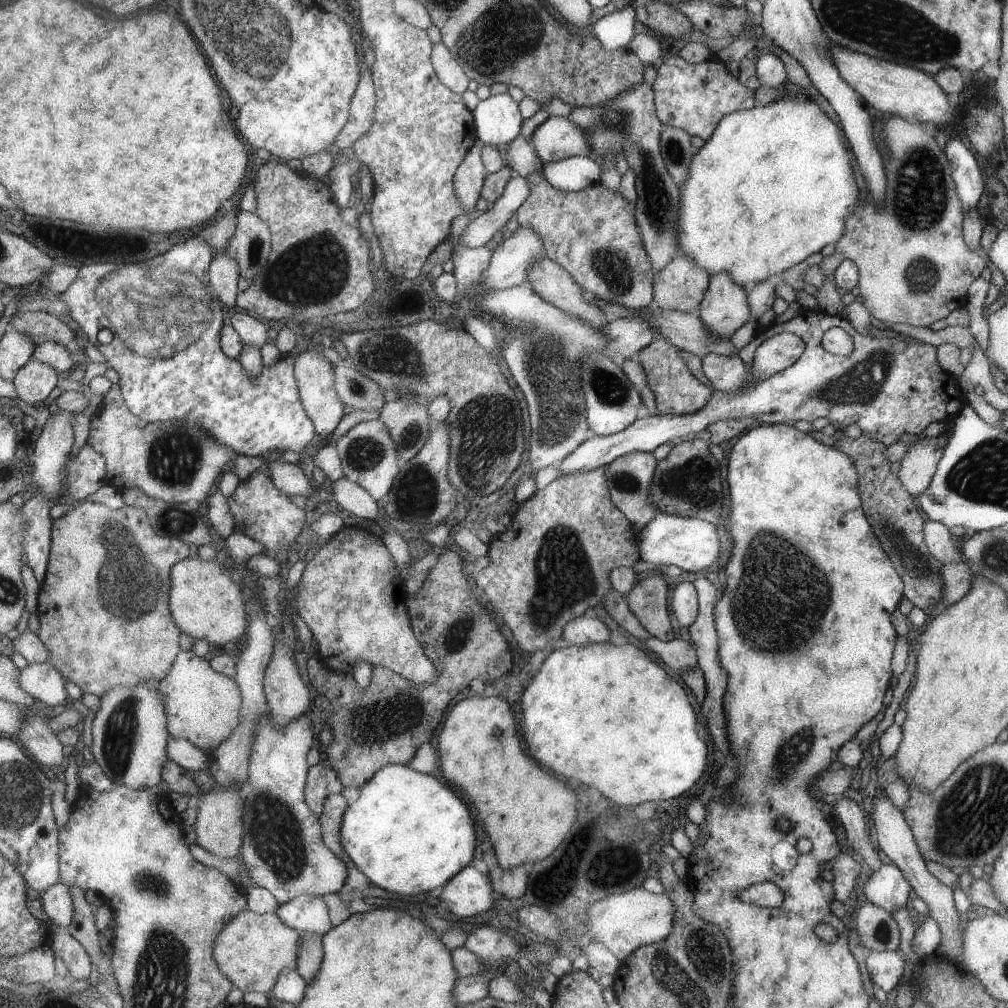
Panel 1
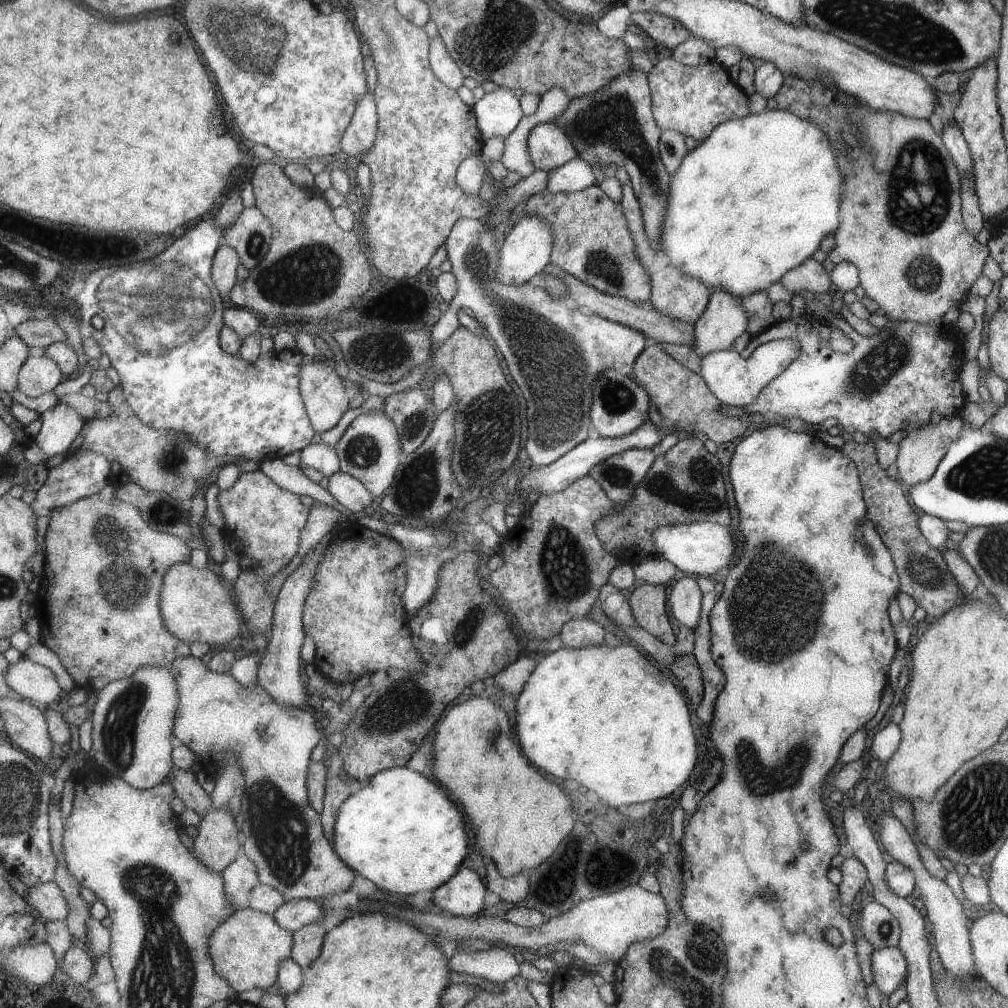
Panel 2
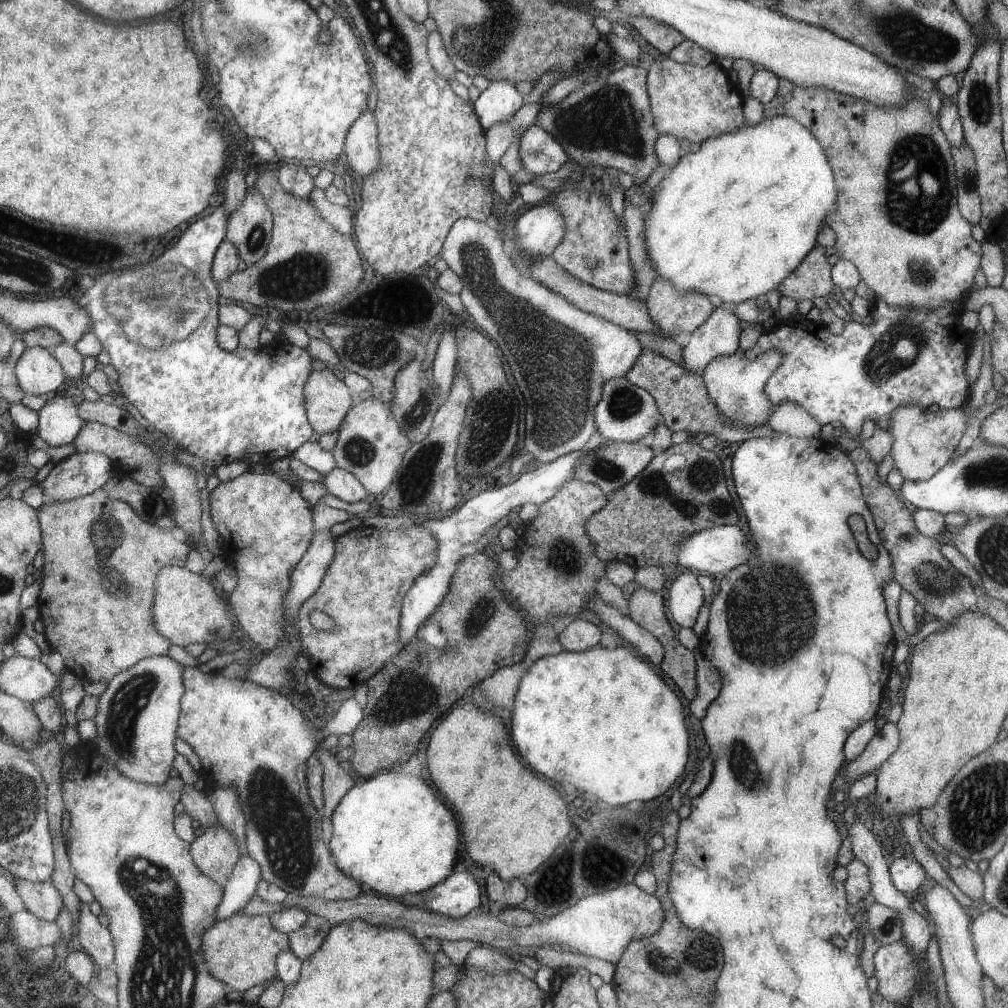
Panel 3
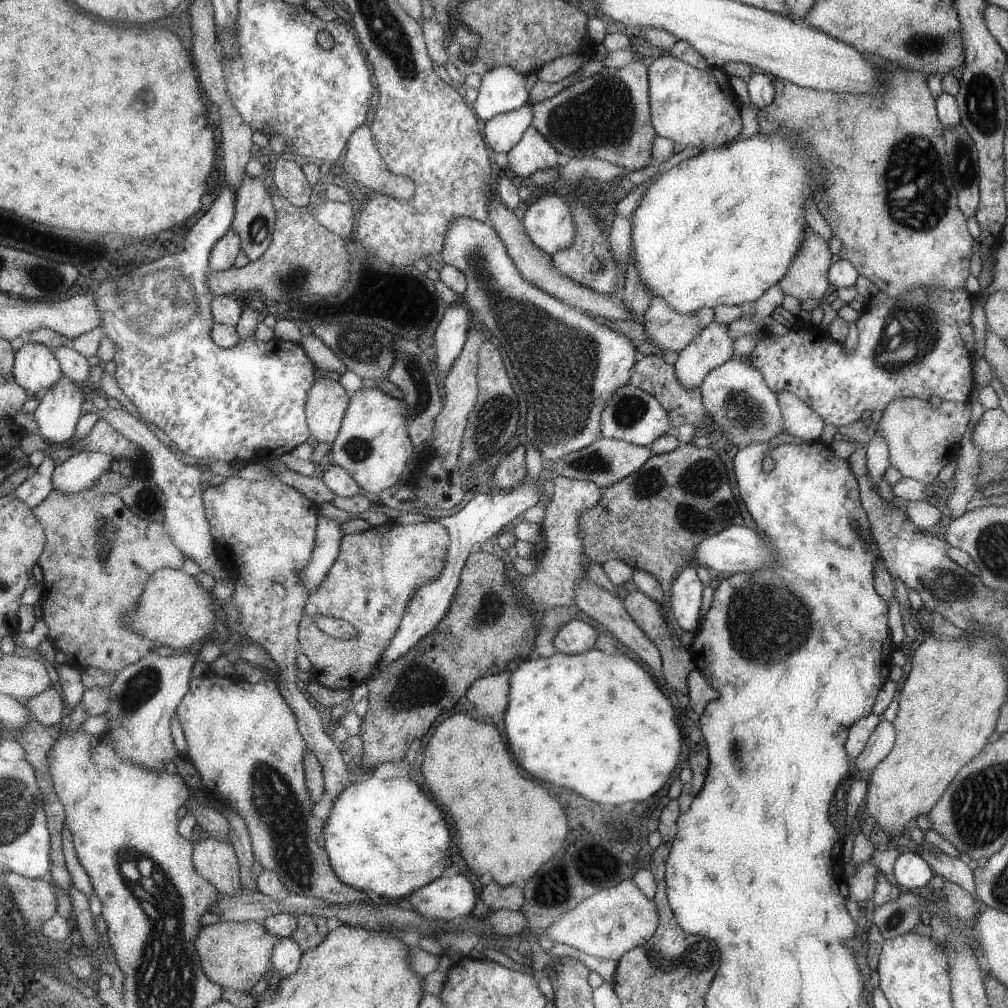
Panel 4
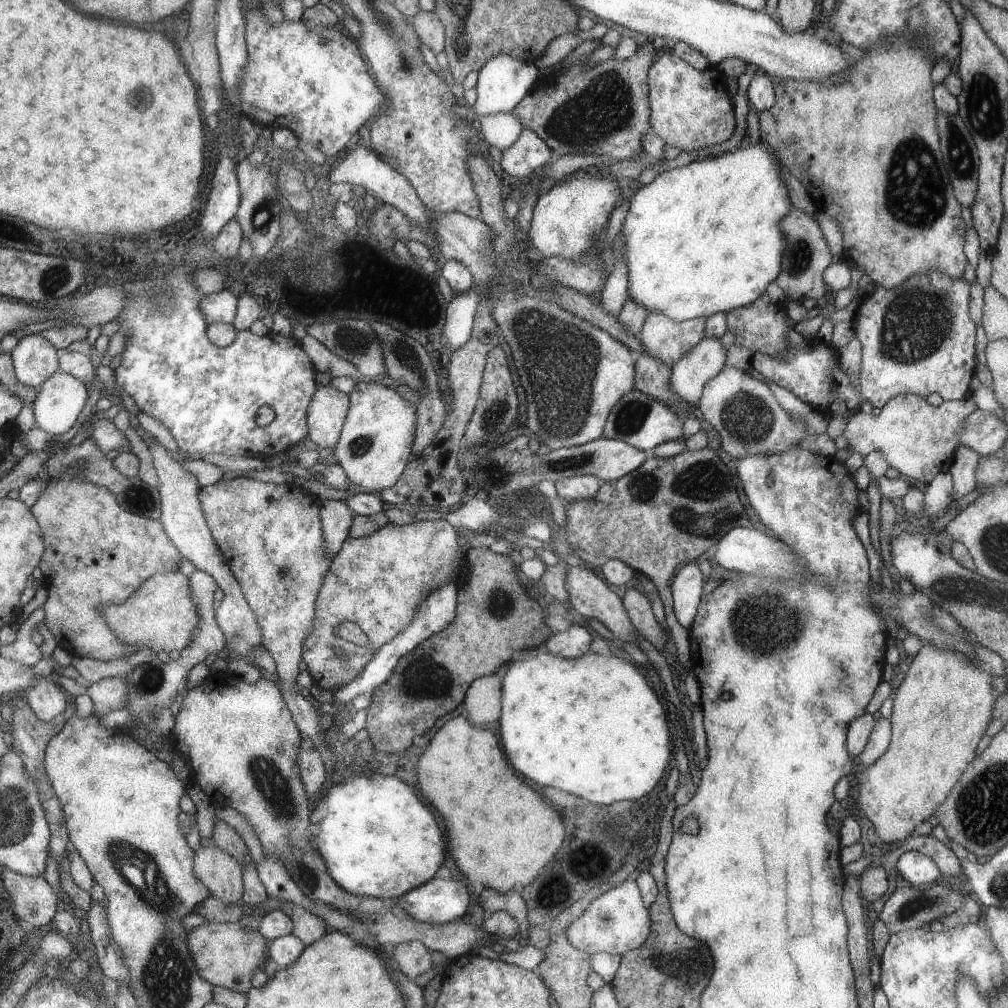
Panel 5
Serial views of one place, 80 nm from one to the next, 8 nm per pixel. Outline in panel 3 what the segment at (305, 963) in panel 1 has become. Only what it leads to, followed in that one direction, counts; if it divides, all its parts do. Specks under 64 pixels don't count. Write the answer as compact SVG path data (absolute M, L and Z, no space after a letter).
M309 915L297 930L288 934L288 949L293 952L301 962L321 946L323 939L331 930L329 925L329 921L326 918Z

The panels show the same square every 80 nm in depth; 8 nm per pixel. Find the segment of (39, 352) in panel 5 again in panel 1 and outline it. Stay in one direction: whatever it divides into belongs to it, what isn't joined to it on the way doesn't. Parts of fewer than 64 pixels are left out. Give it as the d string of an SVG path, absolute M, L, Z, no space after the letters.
M31 359L13 381L17 396L29 405L49 398L58 387L61 373L50 364Z

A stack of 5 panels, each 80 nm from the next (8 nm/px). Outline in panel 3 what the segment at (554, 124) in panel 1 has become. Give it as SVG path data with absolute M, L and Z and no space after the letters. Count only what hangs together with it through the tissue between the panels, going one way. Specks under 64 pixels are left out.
M535 124L522 132L518 140L518 156L522 168L533 175L555 172L569 160L565 148Z

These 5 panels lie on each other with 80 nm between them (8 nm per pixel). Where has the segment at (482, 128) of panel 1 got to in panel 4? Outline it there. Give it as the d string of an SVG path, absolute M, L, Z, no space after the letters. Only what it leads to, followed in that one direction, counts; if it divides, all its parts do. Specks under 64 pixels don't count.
M495 65L480 76L477 96L472 104L481 121L512 111L525 104L525 75L507 65Z

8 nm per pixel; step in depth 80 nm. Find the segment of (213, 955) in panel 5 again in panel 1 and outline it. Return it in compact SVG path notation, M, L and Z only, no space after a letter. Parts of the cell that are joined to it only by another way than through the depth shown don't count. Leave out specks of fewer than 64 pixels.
M245 909L231 918L215 939L214 962L218 970L234 984L234 989L238 989L241 993L266 994L271 986L274 986L274 981L283 969L296 968L301 934L285 926L275 911L255 913Z

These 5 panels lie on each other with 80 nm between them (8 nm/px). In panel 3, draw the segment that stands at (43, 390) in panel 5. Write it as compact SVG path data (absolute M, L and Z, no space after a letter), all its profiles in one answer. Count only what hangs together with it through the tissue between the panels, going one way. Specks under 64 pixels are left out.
M65 388L49 396L38 411L40 416L38 436L54 447L73 444L85 426L78 406L76 394Z

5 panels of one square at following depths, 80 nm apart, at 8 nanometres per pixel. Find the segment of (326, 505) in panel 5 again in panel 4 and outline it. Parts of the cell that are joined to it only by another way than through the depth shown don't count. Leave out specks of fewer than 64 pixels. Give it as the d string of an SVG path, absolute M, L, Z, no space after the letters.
M318 515L313 553L305 568L299 572L300 581L311 594L328 573L339 552L340 540L345 535L338 520Z

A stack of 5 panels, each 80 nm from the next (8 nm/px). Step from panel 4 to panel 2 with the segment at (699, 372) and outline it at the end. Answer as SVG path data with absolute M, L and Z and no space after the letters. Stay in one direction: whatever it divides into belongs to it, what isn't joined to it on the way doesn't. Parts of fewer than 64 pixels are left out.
M721 286L710 289L707 306L693 327L691 350L697 357L730 350L735 338L746 330L748 318L741 299L735 294L727 294Z

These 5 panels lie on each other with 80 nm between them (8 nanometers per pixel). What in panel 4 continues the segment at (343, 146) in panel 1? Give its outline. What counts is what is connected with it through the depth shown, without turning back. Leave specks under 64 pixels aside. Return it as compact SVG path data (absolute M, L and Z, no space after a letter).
M365 125L358 126L358 129L355 129L350 134L350 141L347 142L343 162L341 162L340 168L337 168L337 171L333 172L335 175L334 181L340 186L357 184L364 192L381 193L402 203L406 203L412 197L413 182L411 182L410 178L400 177L399 175L395 176L385 166L381 155L375 148L370 128L367 128Z

